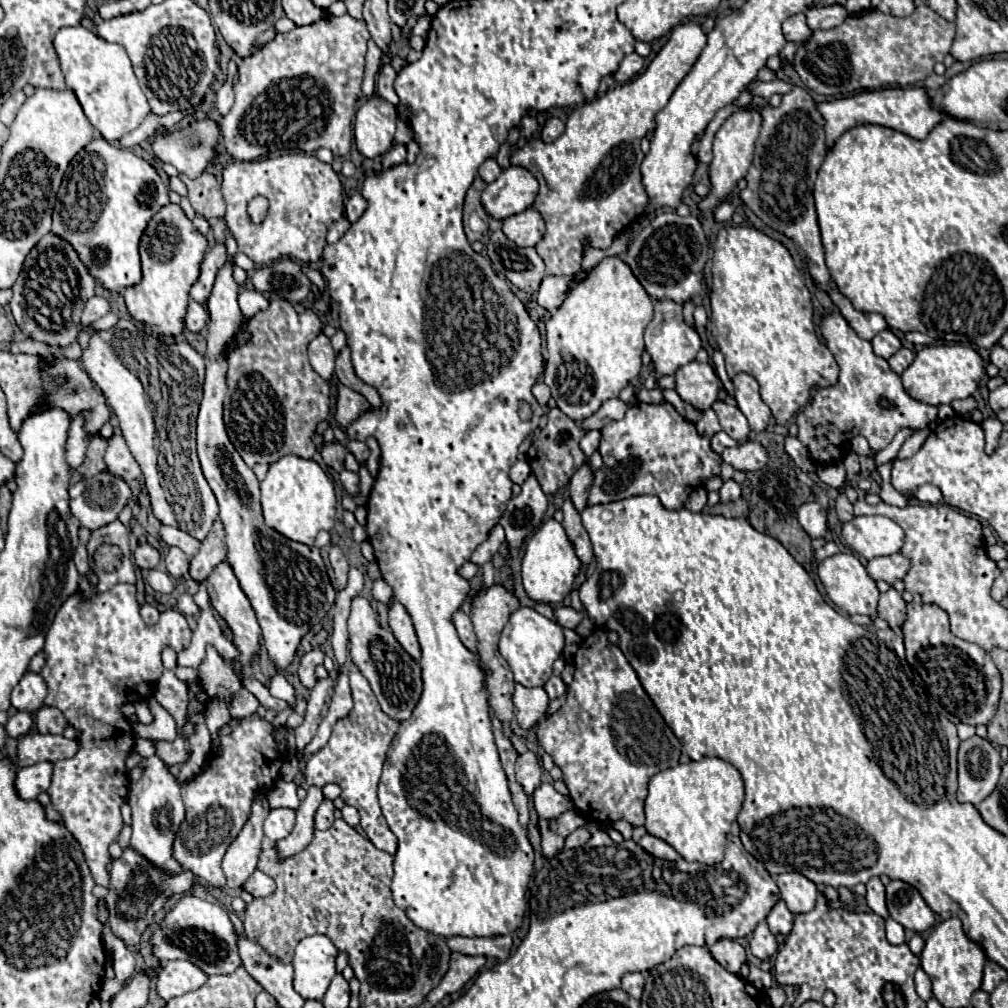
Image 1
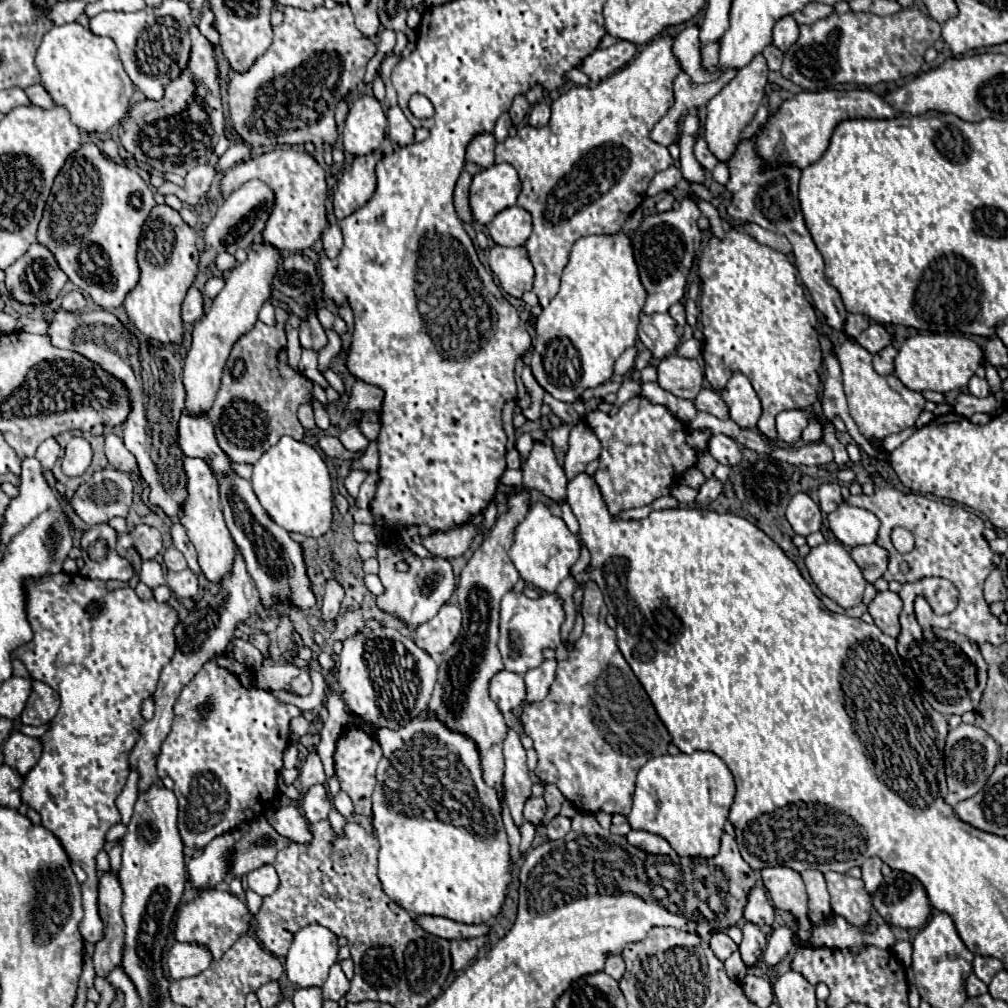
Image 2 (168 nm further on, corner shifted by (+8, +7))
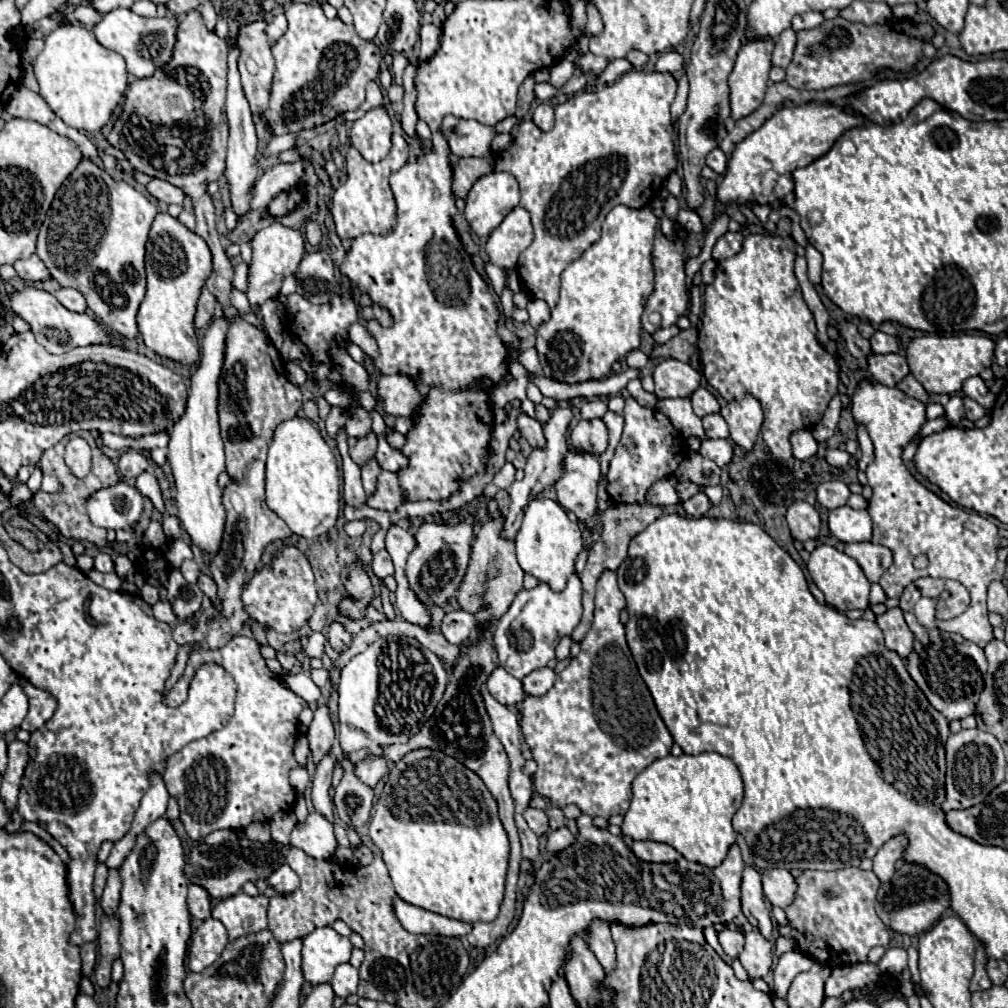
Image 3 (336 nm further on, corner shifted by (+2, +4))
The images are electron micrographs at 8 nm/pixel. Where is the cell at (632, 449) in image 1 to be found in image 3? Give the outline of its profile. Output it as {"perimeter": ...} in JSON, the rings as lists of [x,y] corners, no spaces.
{"perimeter":[[[635,398],[625,400],[623,410],[625,426],[621,442],[615,450],[615,456],[607,474],[607,492],[613,502],[621,504],[643,504],[645,492],[663,476],[671,476],[685,456],[685,440],[683,436],[669,424],[669,418],[657,410],[649,410],[641,406]]]}

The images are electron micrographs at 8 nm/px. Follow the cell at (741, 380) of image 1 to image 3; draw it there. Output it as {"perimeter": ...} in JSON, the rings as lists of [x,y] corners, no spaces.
{"perimeter":[[[747,394],[743,400],[735,400],[723,406],[721,416],[729,424],[731,440],[745,452],[751,452],[763,424],[763,410],[759,402]]]}

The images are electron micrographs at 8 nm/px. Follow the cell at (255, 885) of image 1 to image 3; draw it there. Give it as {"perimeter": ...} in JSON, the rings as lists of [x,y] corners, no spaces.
{"perimeter":[[[283,864],[277,872],[273,872],[269,878],[269,884],[279,892],[293,892],[299,886],[299,876],[289,868],[289,864]]]}

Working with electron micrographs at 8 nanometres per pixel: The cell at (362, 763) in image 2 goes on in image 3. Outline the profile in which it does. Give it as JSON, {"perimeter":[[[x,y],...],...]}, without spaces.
{"perimeter":[[[367,758],[361,764],[357,764],[357,776],[361,776],[361,780],[365,780],[365,784],[369,786],[375,786],[385,772],[387,762],[383,758]]]}

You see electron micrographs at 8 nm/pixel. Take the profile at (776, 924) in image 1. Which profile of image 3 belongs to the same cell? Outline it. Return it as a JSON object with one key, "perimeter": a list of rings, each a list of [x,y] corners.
{"perimeter":[[[745,866],[743,870],[743,880],[741,880],[741,908],[745,918],[767,938],[771,940],[773,932],[773,922],[771,922],[771,912],[767,908],[765,896],[761,892],[761,874]]]}

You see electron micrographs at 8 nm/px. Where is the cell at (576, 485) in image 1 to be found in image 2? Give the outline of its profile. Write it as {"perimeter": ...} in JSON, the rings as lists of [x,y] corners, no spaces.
{"perimeter":[[[585,423],[575,425],[569,435],[569,451],[563,461],[563,469],[565,469],[567,479],[571,481],[579,473],[583,473],[587,463],[597,459],[599,453],[601,453],[601,443],[595,437],[595,433],[591,433],[591,429]]]}

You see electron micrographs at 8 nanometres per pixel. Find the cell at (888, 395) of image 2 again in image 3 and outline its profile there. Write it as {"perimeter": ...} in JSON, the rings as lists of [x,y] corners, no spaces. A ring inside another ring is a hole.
{"perimeter":[[[863,382],[863,384],[857,386],[857,390],[851,398],[851,414],[853,414],[855,422],[863,422],[867,426],[873,448],[875,448],[873,450],[875,458],[867,468],[867,480],[869,480],[869,486],[873,488],[873,496],[869,500],[869,508],[867,508],[871,518],[873,518],[873,538],[871,538],[871,542],[883,544],[885,548],[889,548],[893,552],[893,564],[889,566],[889,570],[879,580],[881,588],[885,590],[885,594],[889,598],[899,598],[903,594],[905,586],[911,584],[913,580],[921,578],[921,576],[959,580],[969,590],[971,604],[957,618],[943,622],[943,630],[961,634],[965,640],[975,642],[977,646],[983,648],[989,640],[993,640],[993,628],[987,620],[987,604],[985,604],[987,586],[993,580],[1001,580],[1001,576],[1005,572],[1005,562],[999,564],[999,560],[997,560],[997,548],[999,548],[999,540],[1001,540],[999,534],[997,534],[997,526],[991,520],[979,516],[977,512],[963,512],[961,508],[953,508],[951,504],[943,502],[937,494],[933,494],[931,490],[921,486],[921,482],[905,468],[903,448],[919,434],[921,426],[927,422],[923,402],[919,402],[915,398],[909,398],[907,394],[903,394],[897,388],[885,388],[885,386],[875,384],[875,382]],[[919,554],[927,556],[927,560],[929,560],[927,568],[919,570],[919,568],[913,566],[913,560]]]}

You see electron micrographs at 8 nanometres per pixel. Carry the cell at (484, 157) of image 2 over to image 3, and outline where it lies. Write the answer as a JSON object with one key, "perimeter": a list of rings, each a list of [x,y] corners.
{"perimeter":[[[445,116],[441,124],[449,150],[457,158],[487,156],[491,154],[491,140],[497,134],[493,126],[485,126],[475,120],[463,120],[457,116]]]}

